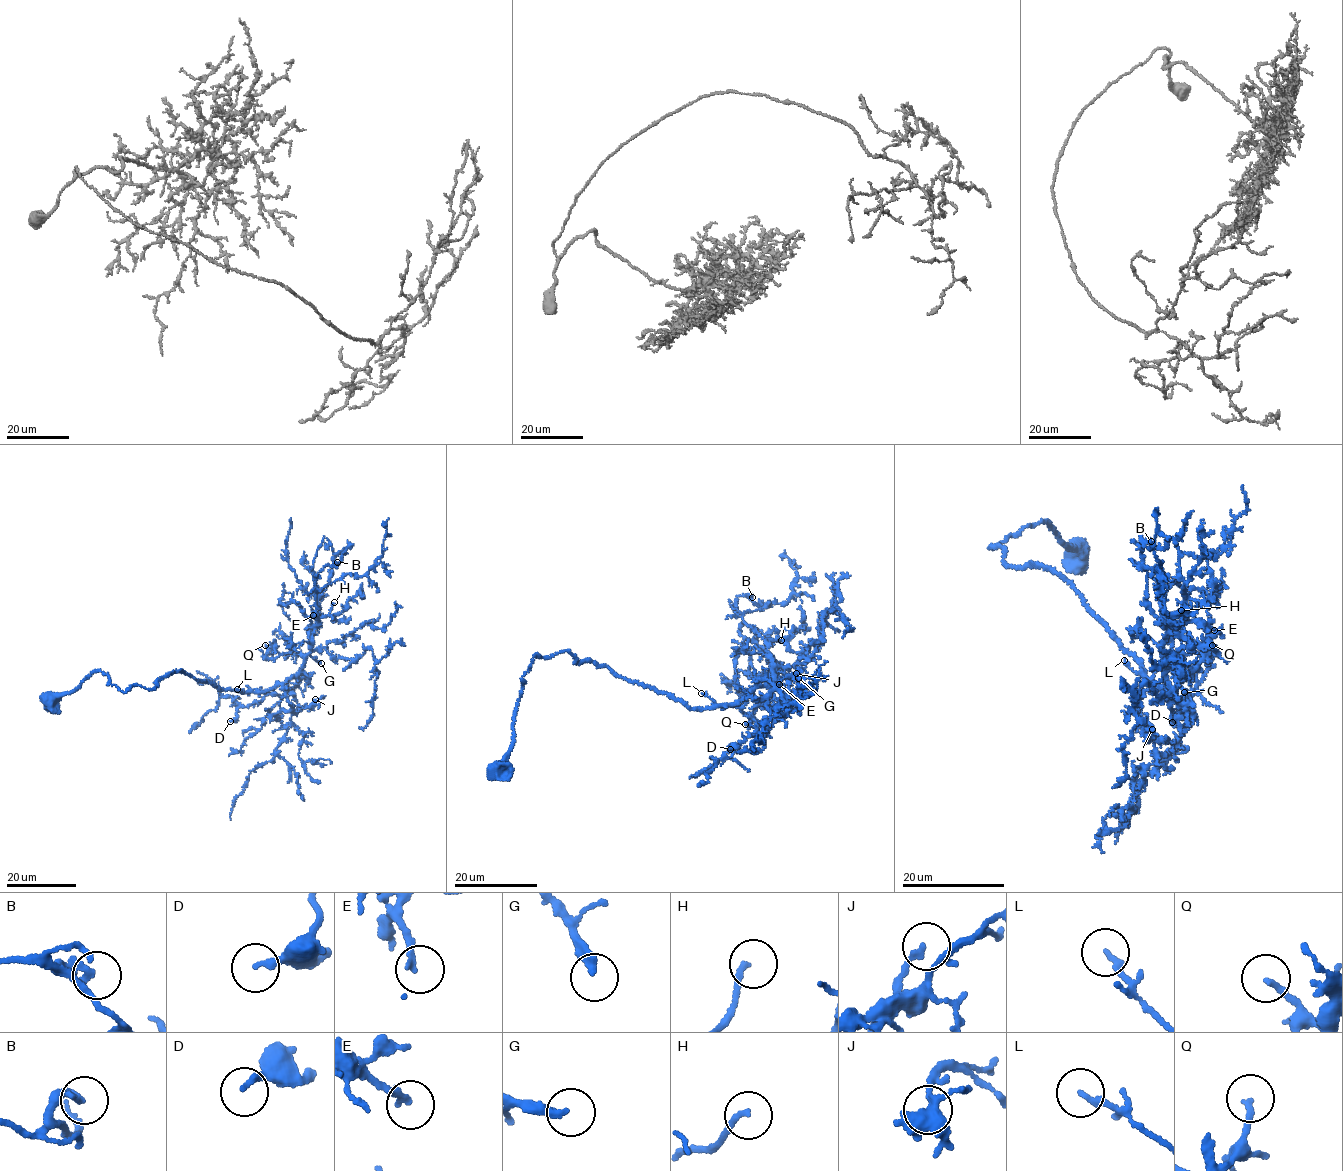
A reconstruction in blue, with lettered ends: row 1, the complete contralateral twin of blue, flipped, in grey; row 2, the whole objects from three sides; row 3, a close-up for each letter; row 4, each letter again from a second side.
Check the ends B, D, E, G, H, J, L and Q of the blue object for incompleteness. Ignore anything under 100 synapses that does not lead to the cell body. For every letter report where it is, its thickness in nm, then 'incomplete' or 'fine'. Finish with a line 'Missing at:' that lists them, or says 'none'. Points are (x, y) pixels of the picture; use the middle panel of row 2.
B: at (752, 597); 200 nm thick; fine
D: at (730, 749); 200 nm thick; fine
E: at (779, 684); 200 nm thick; fine
G: at (798, 678); 300 nm thick; incomplete
H: at (781, 640); 160 nm thick; incomplete
J: at (796, 673); 160 nm thick; fine
L: at (701, 693); 160 nm thick; fine
Q: at (745, 724); 190 nm thick; incomplete
Missing at: G, H, Q

